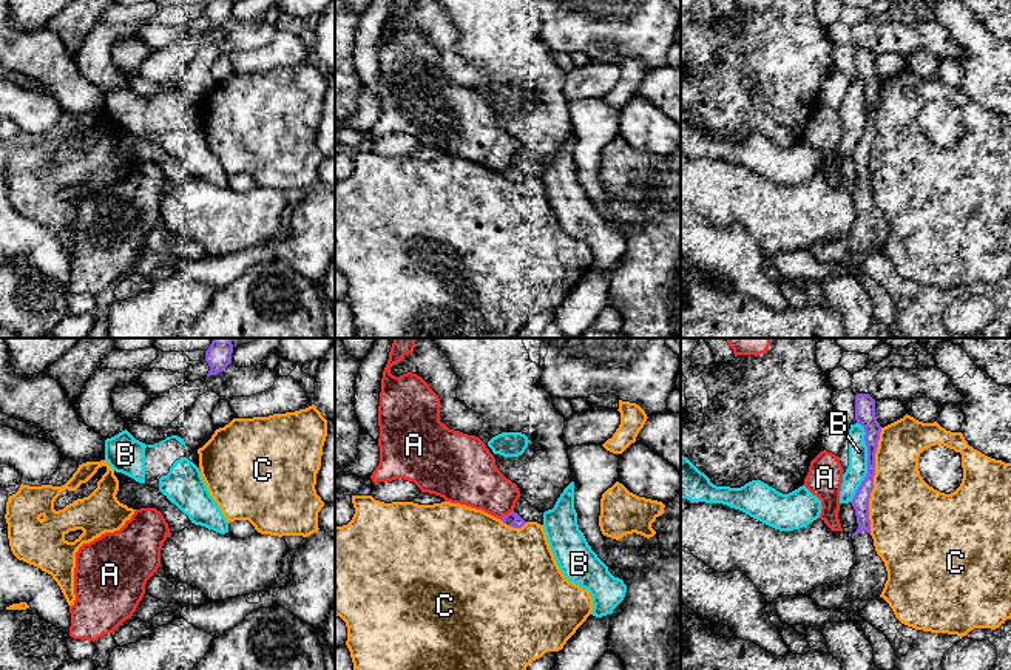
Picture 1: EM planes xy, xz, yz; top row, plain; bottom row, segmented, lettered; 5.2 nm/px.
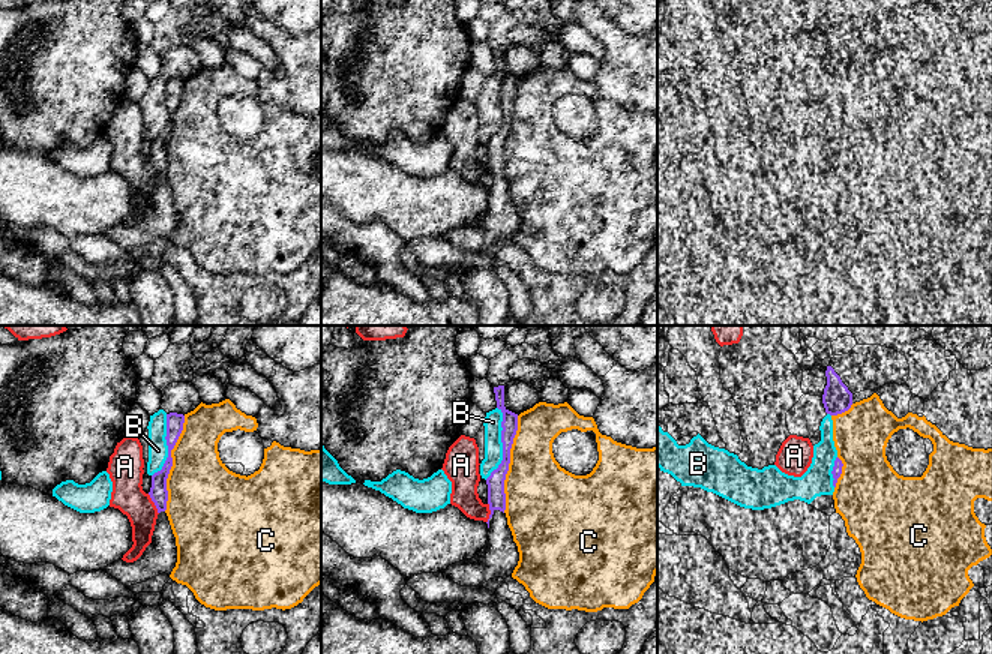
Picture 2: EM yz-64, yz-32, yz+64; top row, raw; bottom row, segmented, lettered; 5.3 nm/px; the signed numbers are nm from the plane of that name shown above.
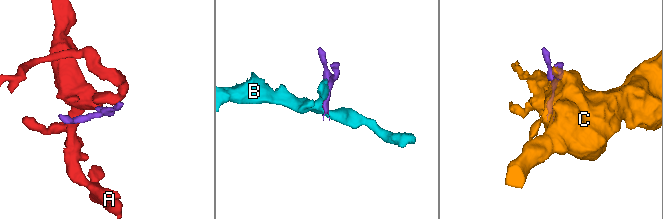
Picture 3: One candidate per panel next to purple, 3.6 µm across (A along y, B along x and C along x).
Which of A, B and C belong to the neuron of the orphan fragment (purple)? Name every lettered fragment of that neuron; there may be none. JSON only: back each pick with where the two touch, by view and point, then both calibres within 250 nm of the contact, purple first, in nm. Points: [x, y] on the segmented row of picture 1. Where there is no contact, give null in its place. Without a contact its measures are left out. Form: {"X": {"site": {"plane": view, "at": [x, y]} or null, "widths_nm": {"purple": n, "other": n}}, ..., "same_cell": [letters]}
{"same_cell": []}

